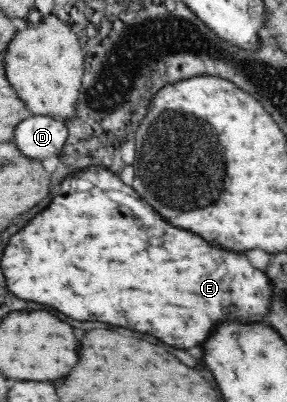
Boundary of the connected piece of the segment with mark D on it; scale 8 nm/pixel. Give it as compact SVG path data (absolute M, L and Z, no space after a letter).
M34 114L18 124L16 146L26 158L44 162L62 156L67 136L65 123L54 117Z

